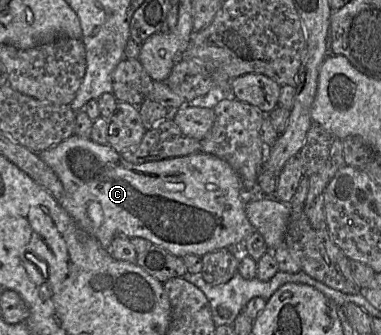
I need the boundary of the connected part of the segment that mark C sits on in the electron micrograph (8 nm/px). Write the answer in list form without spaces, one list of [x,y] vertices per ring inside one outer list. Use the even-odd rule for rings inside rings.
[[[76,135],[56,146],[38,153],[61,181],[64,192],[57,201],[85,233],[95,237],[103,248],[108,249],[114,237],[123,234],[128,238],[141,237],[161,246],[171,254],[184,257],[189,254],[204,256],[207,253],[226,249],[232,245],[243,245],[256,231],[246,215],[246,205],[264,194],[256,189],[244,187],[241,177],[219,157],[196,152],[187,156],[160,161],[134,164],[125,160],[109,144],[98,144]]]

